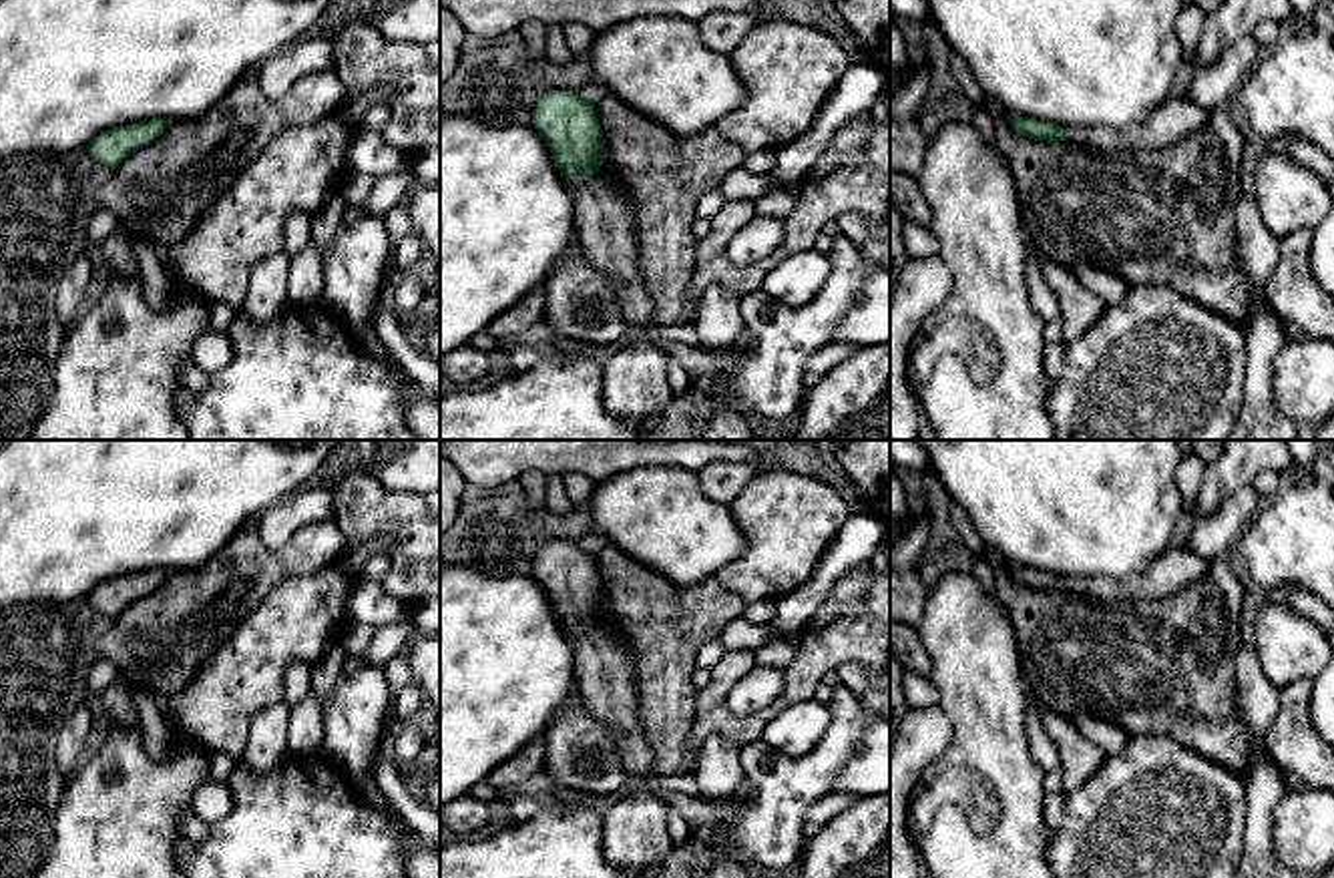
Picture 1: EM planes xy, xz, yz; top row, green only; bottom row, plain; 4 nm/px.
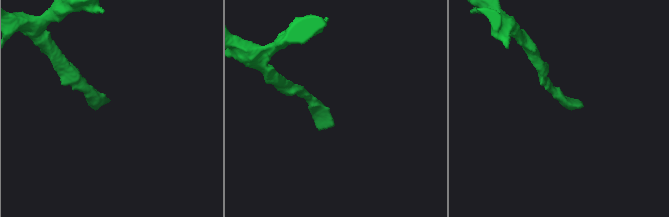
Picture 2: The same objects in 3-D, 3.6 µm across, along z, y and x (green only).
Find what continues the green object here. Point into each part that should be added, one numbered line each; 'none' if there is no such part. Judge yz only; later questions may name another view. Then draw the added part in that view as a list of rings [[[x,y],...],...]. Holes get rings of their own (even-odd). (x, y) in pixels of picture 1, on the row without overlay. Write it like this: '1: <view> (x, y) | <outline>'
1: yz (1174, 569) | [[[1167,544],[1165,551],[1139,573],[1131,573],[1123,579],[1069,579],[1069,591],[1107,603],[1131,599],[1159,601],[1201,581],[1207,569],[1207,559],[1187,548]]]

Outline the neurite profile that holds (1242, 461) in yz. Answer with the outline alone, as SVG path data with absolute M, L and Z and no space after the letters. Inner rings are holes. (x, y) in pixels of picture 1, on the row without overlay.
M1226 440L1224 452L1205 464L1193 512L1209 514L1236 490L1250 486L1260 472L1282 470L1290 460L1284 440Z

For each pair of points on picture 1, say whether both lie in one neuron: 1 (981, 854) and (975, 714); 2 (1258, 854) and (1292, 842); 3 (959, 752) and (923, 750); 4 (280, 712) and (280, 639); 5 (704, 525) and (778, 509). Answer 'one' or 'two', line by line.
1: one
2: two
3: two
4: two
5: two

